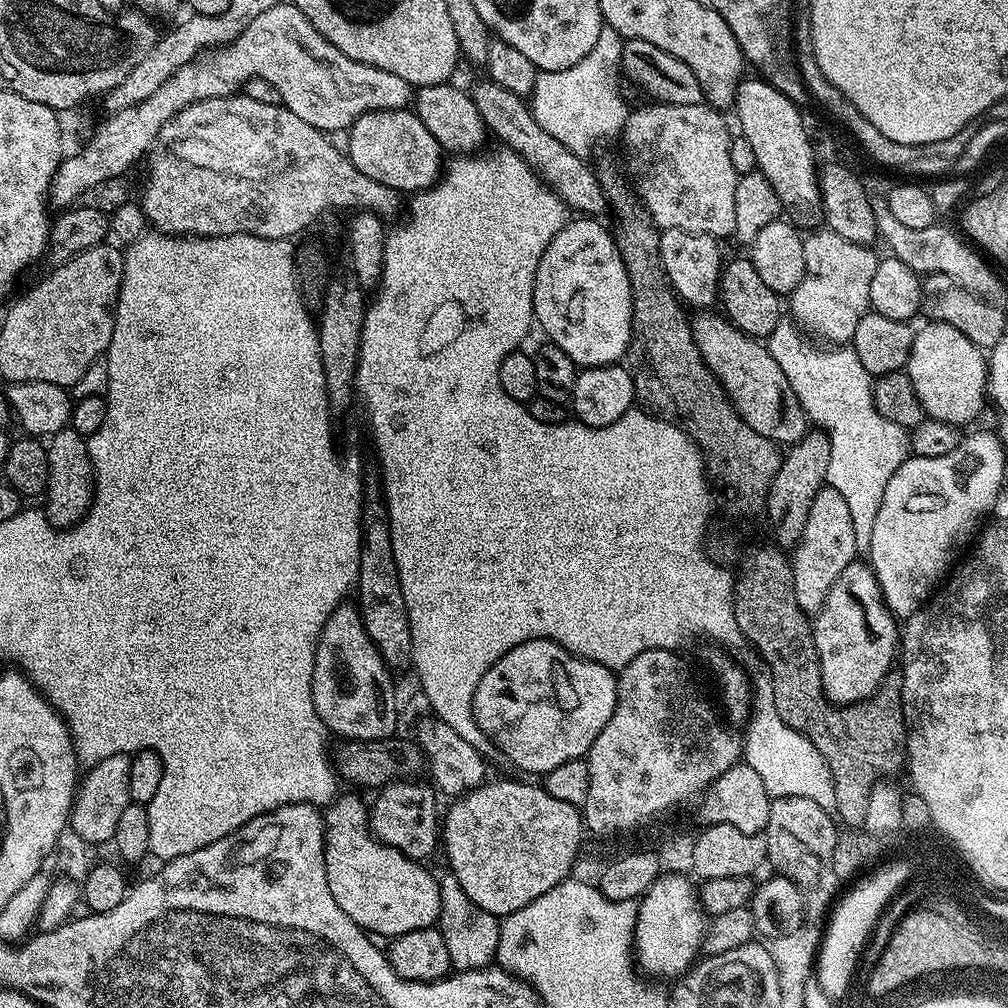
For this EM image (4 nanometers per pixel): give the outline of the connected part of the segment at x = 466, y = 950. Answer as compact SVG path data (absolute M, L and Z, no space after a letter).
M451 870L444 871L437 879L439 886L440 918L438 927L446 942L452 968L455 971L468 971L489 967L494 961L499 942L500 922L489 912L481 912L472 905Z

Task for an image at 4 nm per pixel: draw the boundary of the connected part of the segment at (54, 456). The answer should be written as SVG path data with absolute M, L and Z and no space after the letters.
M69 426L50 437L46 447L48 450L48 486L46 489L48 501L42 505L42 511L51 527L57 530L72 528L80 523L87 512L92 509L92 500L96 496L96 478L92 471L92 459L88 453L88 442L85 437L80 436Z

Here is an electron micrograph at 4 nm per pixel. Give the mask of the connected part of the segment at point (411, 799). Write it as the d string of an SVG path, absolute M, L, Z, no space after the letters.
M401 778L384 785L375 793L376 801L370 804L370 827L373 836L380 843L406 854L411 860L427 861L427 856L438 848L438 812L436 816L436 796L438 792L431 783L423 784L420 778Z

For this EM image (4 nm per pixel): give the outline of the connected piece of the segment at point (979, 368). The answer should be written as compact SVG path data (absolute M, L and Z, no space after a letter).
M925 323L925 328L912 337L912 349L906 369L914 394L922 402L925 417L947 424L965 426L984 408L989 395L988 360L985 353L954 326Z

